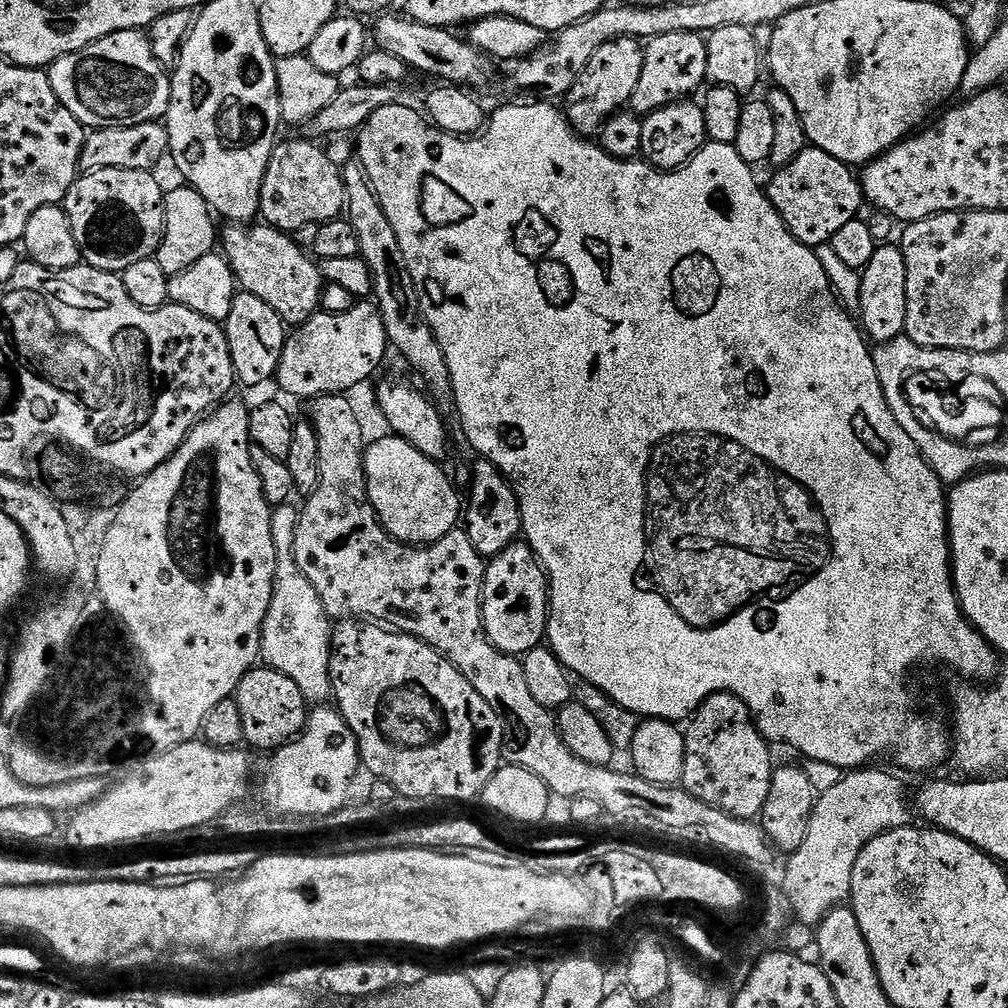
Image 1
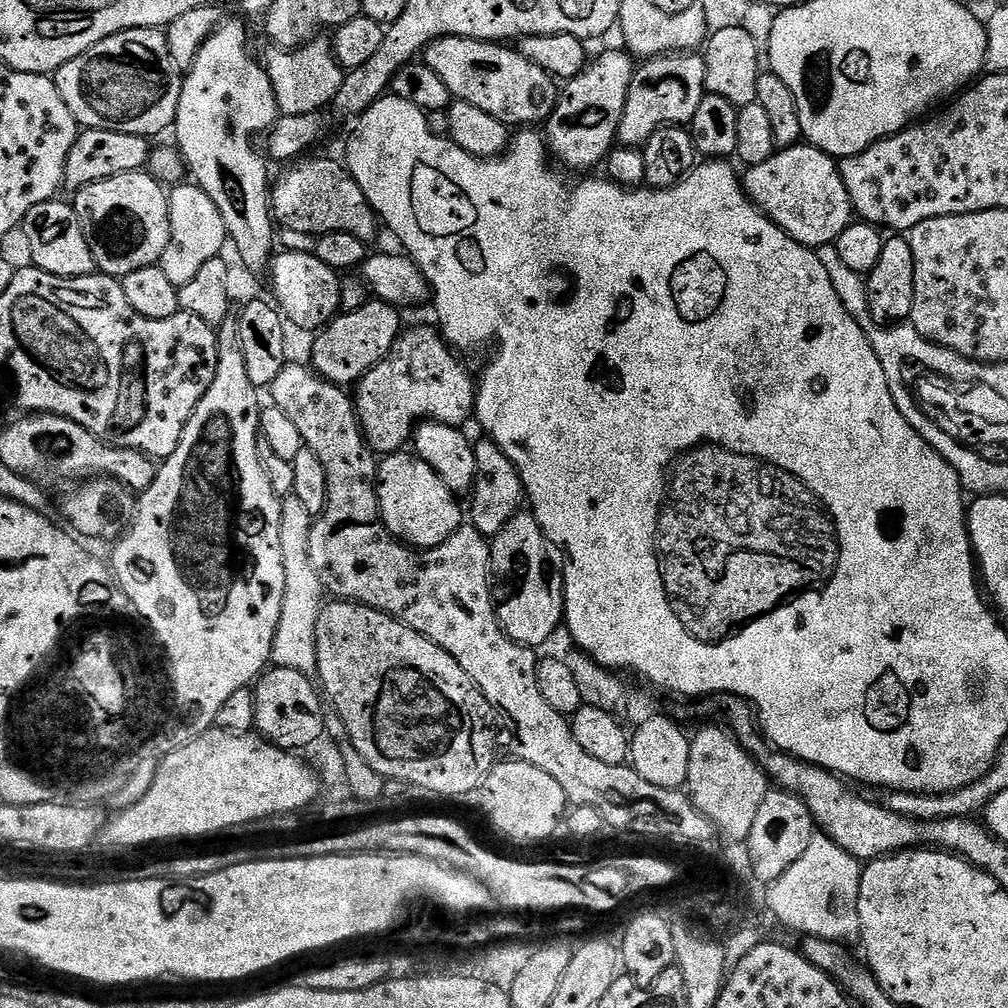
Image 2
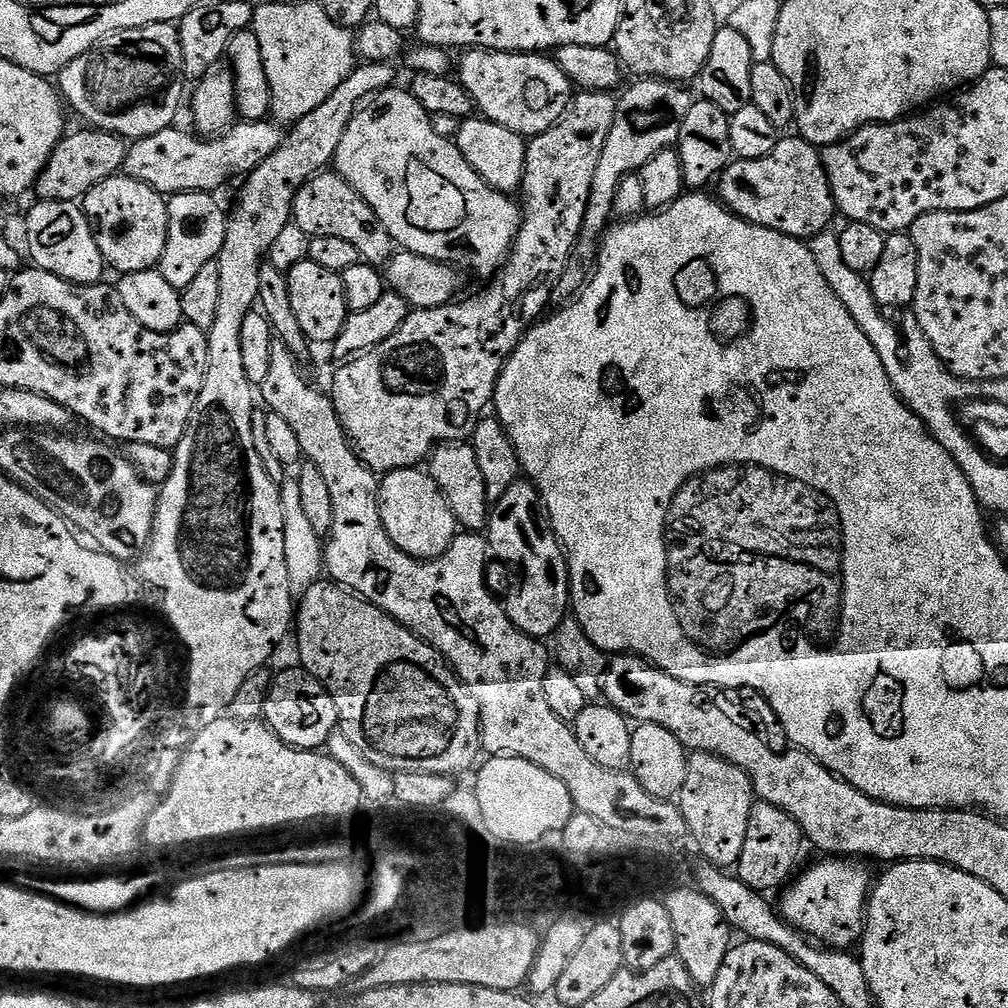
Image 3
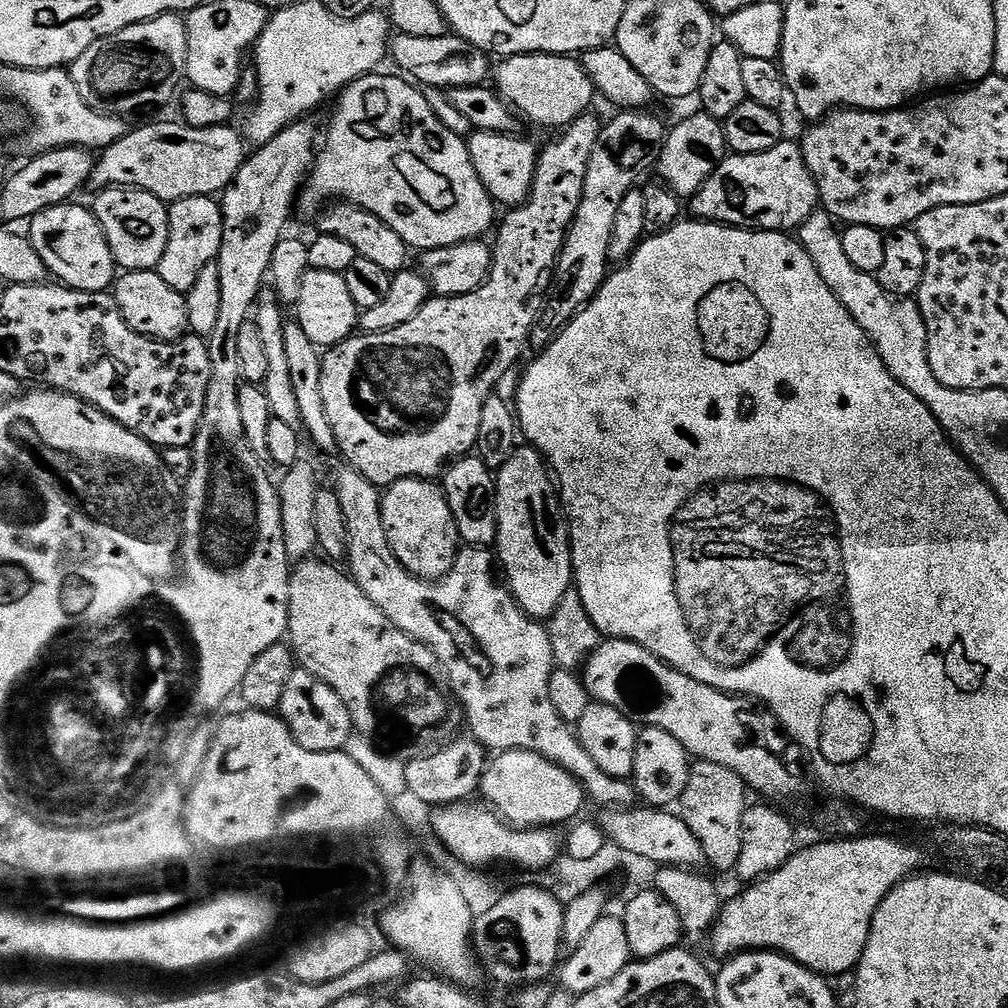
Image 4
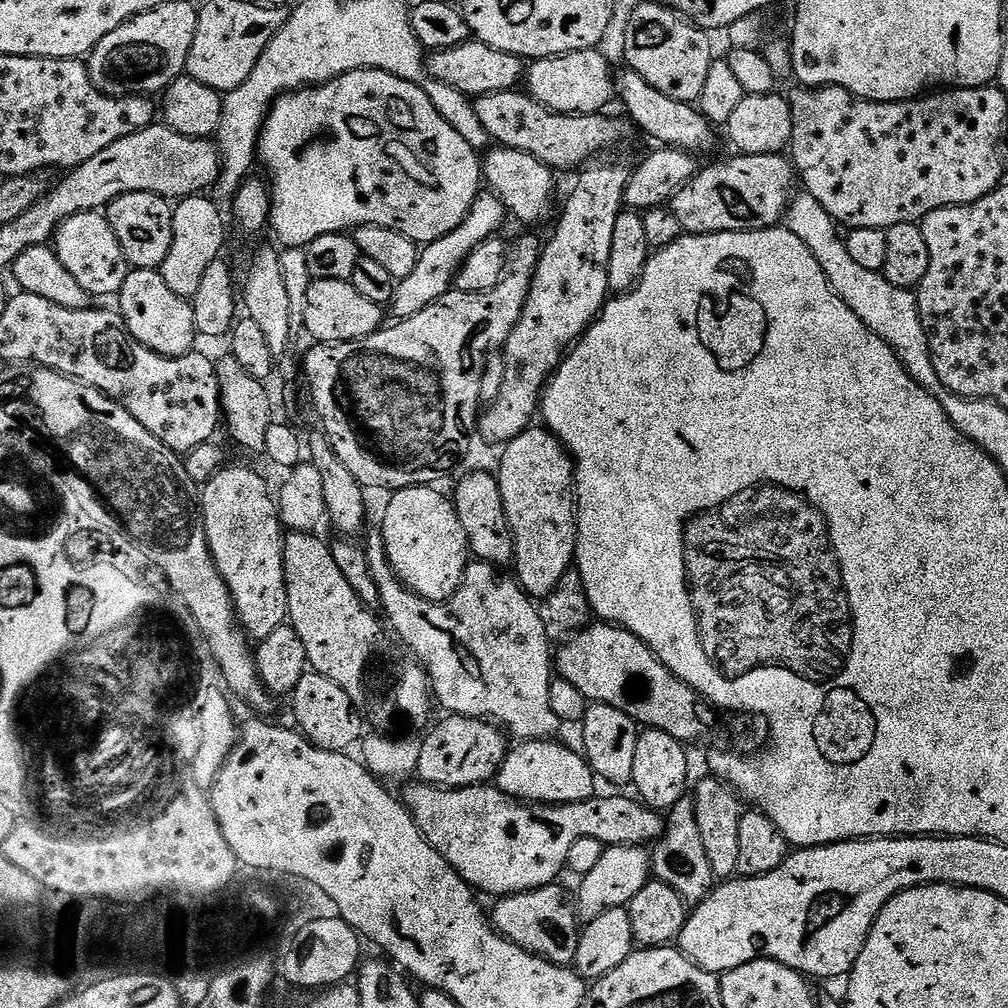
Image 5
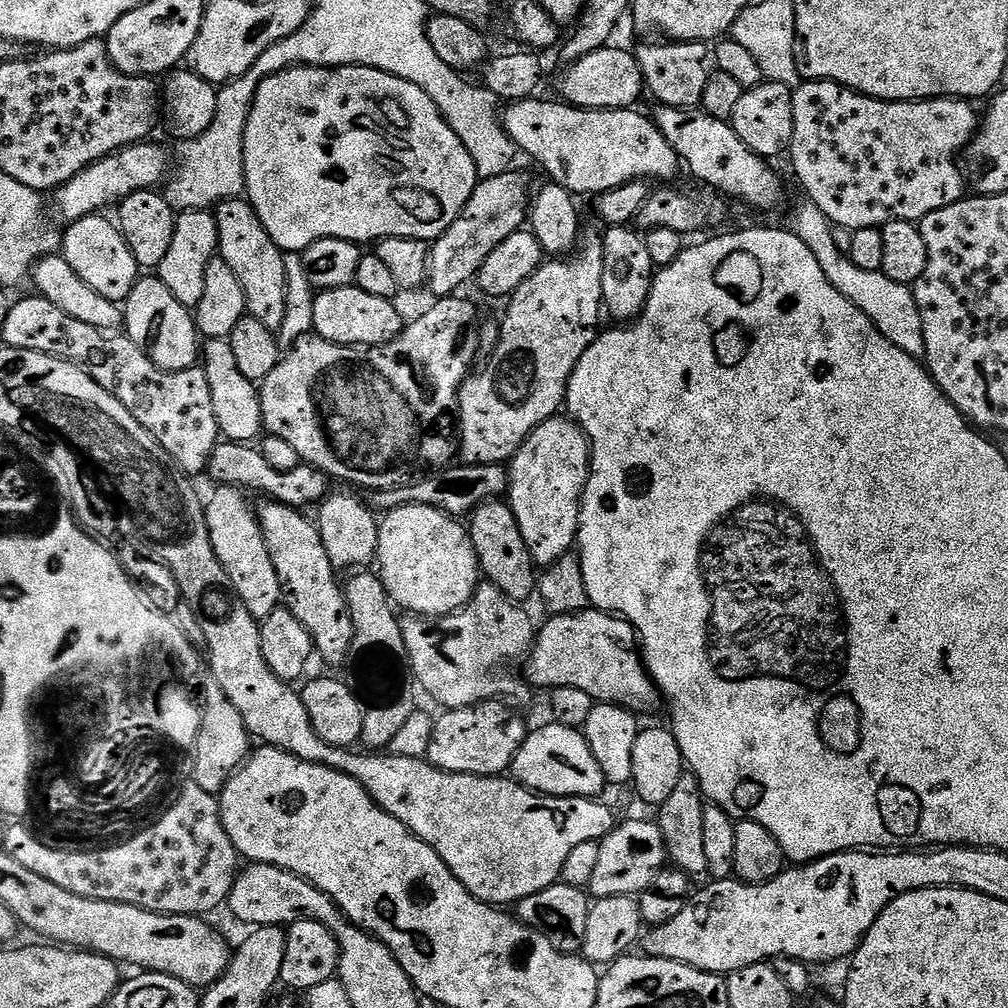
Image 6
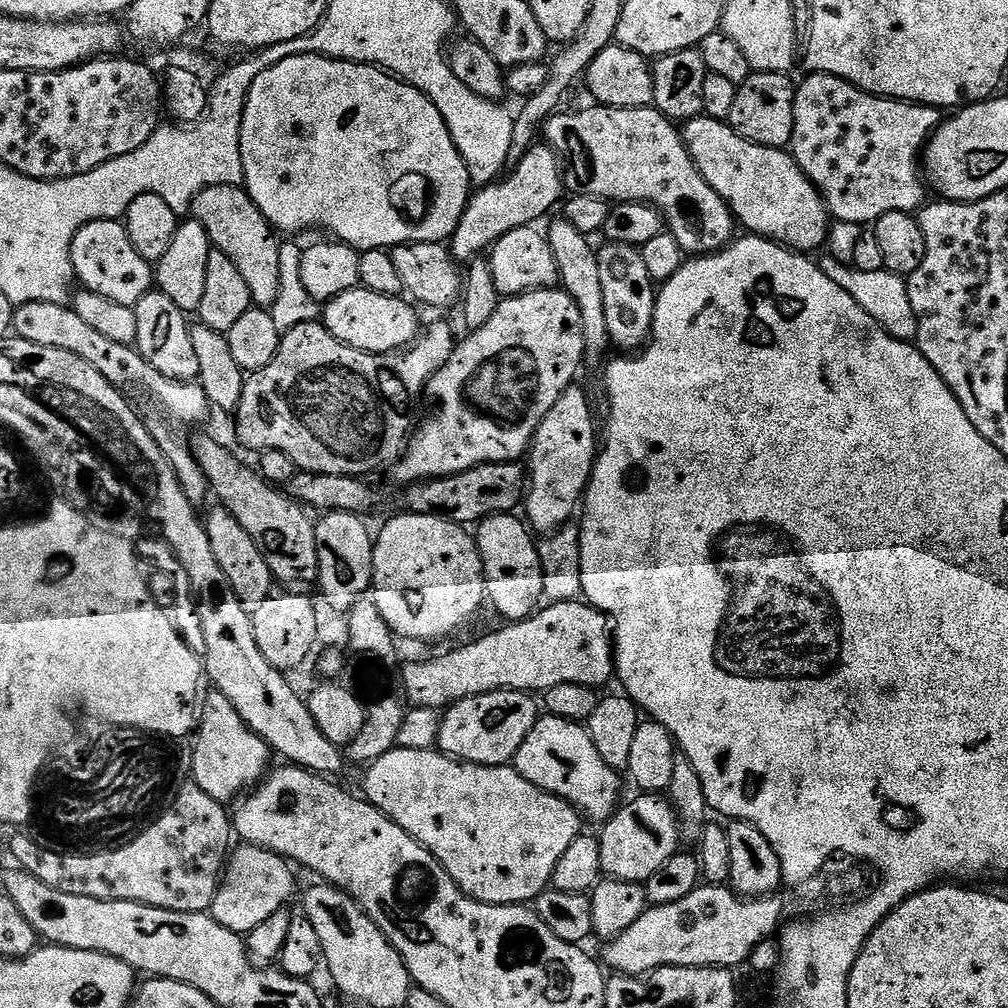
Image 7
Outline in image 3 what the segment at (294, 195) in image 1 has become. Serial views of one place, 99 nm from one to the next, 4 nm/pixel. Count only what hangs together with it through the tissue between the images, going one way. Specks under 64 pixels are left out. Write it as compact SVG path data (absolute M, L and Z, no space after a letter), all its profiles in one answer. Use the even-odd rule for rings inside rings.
M325 170L313 176L300 187L292 203L292 219L308 237L343 238L351 242L366 264L387 266L394 255L394 241L390 230L382 226L382 218L374 214L374 210L335 170Z

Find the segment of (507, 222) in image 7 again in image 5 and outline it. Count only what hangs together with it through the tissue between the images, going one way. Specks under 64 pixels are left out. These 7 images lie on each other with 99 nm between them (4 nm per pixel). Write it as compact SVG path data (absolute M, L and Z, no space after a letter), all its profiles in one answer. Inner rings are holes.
M482 192L476 197L463 219L453 232L438 238L432 244L423 245L419 249L420 257L410 273L410 278L399 281L396 285L396 295L390 305L396 318L413 316L426 306L430 306L438 298L442 298L453 287L456 273L464 265L464 259L472 253L475 248L482 246L484 240L493 239L495 232L507 219L507 211L500 203L500 197L492 192Z

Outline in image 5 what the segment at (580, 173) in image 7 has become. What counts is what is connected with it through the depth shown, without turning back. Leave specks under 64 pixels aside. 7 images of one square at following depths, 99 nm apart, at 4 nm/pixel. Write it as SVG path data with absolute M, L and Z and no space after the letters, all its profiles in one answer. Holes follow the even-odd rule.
M524 90L482 94L472 100L472 105L474 114L478 114L478 119L482 121L489 141L501 148L528 152L553 170L579 169L593 158L604 154L599 152L614 147L624 136L623 119L615 120L609 114L567 116L561 112L552 112Z

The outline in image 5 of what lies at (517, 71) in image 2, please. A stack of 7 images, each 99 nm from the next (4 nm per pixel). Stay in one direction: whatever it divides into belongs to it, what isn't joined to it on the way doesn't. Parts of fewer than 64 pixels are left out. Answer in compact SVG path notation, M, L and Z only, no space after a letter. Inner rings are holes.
M591 48L531 61L526 68L528 95L552 112L561 112L567 116L594 116L603 113L607 109L604 107L616 96L616 81L614 71L602 53L603 51Z

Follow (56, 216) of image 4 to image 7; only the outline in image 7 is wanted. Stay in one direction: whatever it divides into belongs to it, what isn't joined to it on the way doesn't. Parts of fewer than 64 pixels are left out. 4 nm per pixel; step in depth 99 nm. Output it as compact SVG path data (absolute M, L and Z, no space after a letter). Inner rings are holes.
M95 220L84 224L72 243L72 265L76 271L75 279L80 280L87 291L102 294L118 306L135 308L146 293L154 288L154 268L130 242L128 231L120 220Z

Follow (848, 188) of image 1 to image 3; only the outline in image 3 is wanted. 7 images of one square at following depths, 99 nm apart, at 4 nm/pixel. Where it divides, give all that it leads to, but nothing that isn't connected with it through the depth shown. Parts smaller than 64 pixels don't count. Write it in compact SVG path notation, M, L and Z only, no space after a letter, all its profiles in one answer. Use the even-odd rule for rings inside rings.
M799 134L788 135L778 142L778 146L769 156L757 160L737 159L729 164L718 177L718 185L720 184L718 199L729 212L742 217L754 226L762 226L766 230L781 232L792 236L795 240L808 242L819 232L829 231L831 224L828 223L831 222L832 215L834 217L837 215L838 209L824 169L821 149Z

